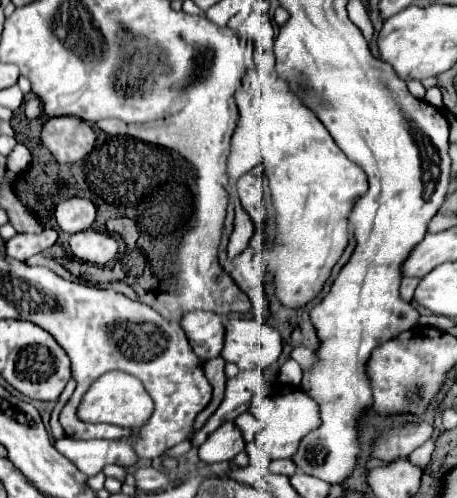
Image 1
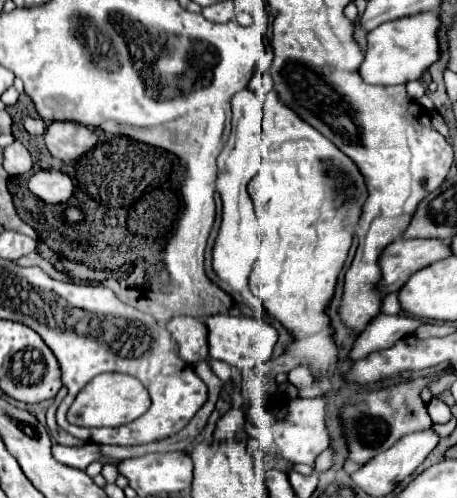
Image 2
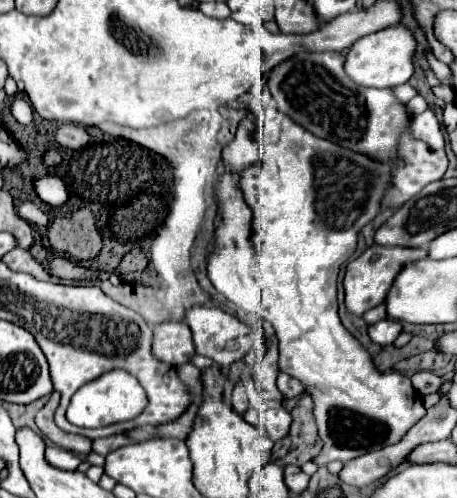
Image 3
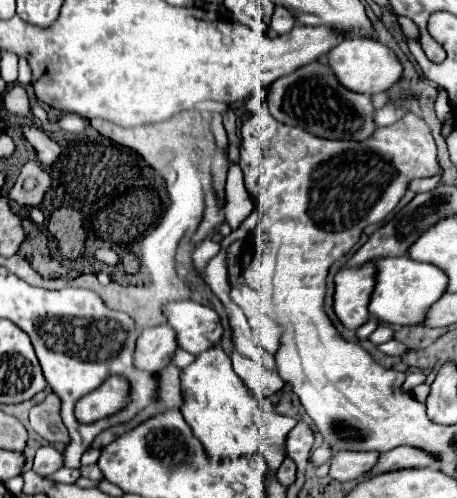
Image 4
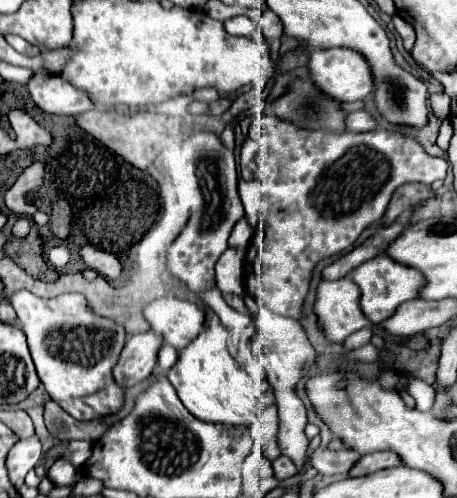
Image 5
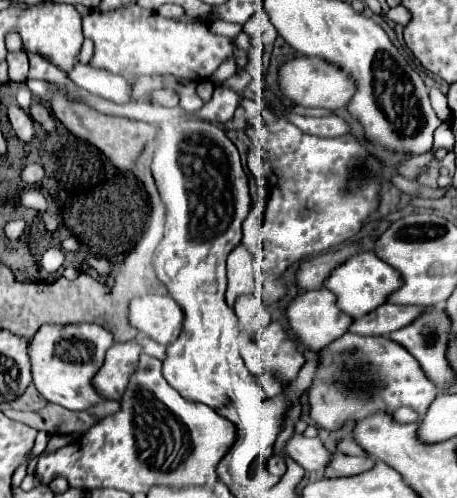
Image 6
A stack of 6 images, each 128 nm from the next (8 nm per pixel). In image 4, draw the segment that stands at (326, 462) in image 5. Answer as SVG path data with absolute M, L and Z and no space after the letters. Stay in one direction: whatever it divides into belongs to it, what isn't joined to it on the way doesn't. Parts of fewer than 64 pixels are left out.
M342 450L336 452L330 460L330 478L338 480L338 482L346 482L346 480L354 480L360 478L364 474L368 474L368 470L376 464L378 460L378 452L350 452L350 450Z

